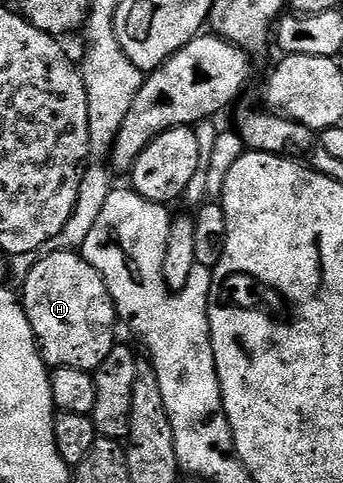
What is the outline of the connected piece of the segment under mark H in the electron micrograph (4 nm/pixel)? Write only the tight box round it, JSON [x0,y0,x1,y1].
[21,252,116,371]

